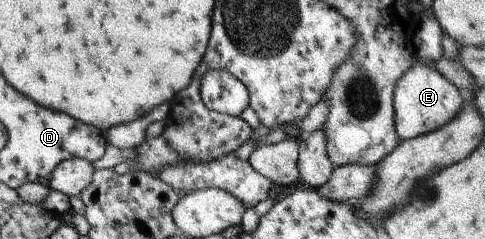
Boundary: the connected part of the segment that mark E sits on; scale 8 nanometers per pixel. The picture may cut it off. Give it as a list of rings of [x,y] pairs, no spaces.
[[[414,63],[396,81],[393,88],[393,117],[399,140],[411,139],[444,126],[465,104],[460,92],[436,69]]]

